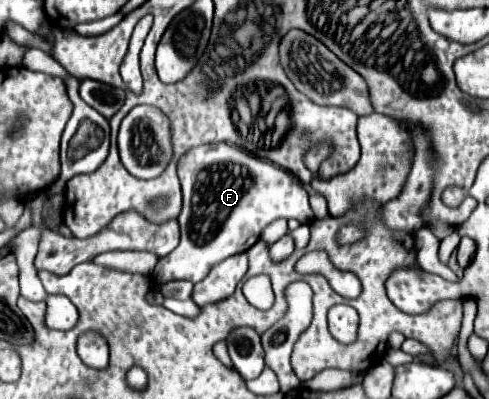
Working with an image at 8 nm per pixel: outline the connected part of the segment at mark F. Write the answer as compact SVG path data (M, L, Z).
M199 145L179 159L177 173L183 187L183 211L179 215L181 243L173 253L159 259L153 271L153 279L159 283L177 279L199 283L211 267L253 247L263 227L279 217L293 217L301 223L313 221L307 191L289 171L247 155L247 151L235 145Z

